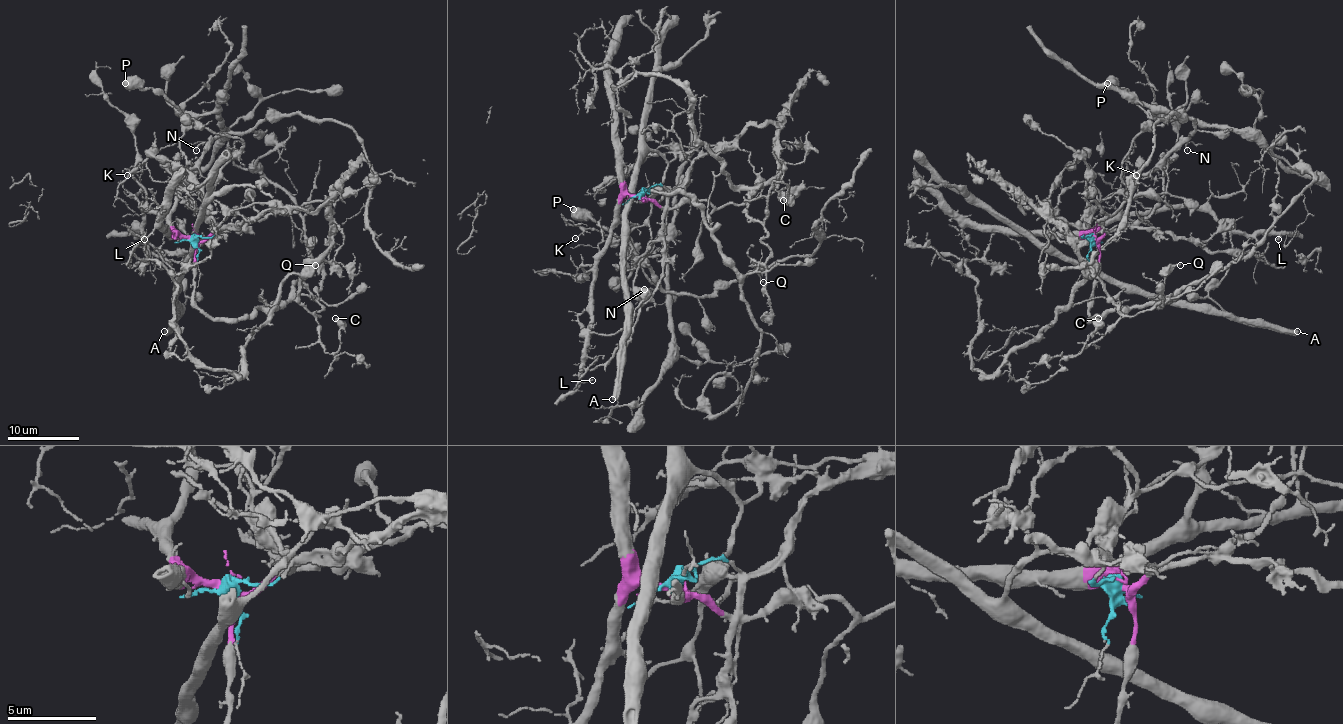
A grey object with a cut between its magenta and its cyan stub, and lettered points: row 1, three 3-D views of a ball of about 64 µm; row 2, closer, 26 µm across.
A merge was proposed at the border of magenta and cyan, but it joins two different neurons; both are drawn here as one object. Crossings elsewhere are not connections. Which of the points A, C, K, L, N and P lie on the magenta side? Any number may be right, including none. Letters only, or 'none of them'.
K, L, N, P

